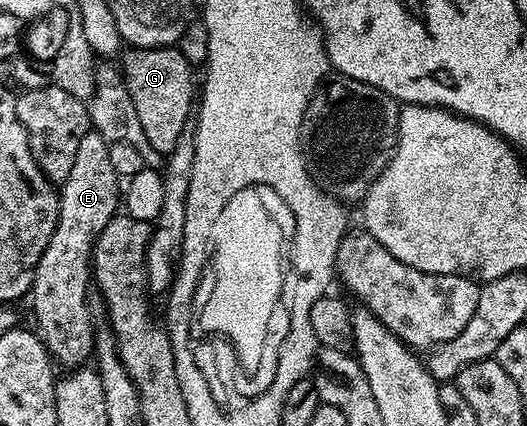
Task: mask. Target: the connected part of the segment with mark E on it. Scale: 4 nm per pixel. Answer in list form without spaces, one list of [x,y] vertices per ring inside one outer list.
[[[93,128],[88,129],[85,136],[81,136],[81,144],[77,147],[77,160],[73,160],[73,169],[69,172],[67,179],[61,183],[61,193],[59,196],[59,219],[57,220],[57,228],[53,232],[53,236],[49,240],[49,244],[45,248],[45,252],[41,256],[41,260],[35,265],[35,279],[29,291],[29,298],[35,301],[35,323],[34,329],[39,335],[39,339],[47,346],[47,353],[60,367],[63,368],[79,368],[84,365],[83,362],[92,357],[93,354],[93,329],[91,330],[91,312],[87,308],[87,282],[89,286],[89,261],[91,259],[91,251],[95,245],[95,239],[99,237],[99,233],[105,228],[105,224],[109,224],[109,220],[116,217],[117,209],[121,206],[121,179],[119,175],[113,172],[113,164],[109,164],[109,143],[100,136]]]

